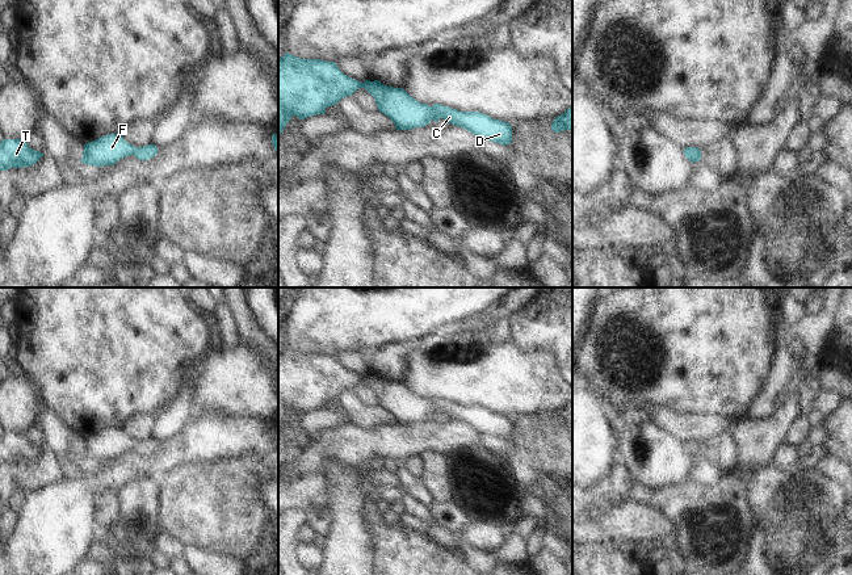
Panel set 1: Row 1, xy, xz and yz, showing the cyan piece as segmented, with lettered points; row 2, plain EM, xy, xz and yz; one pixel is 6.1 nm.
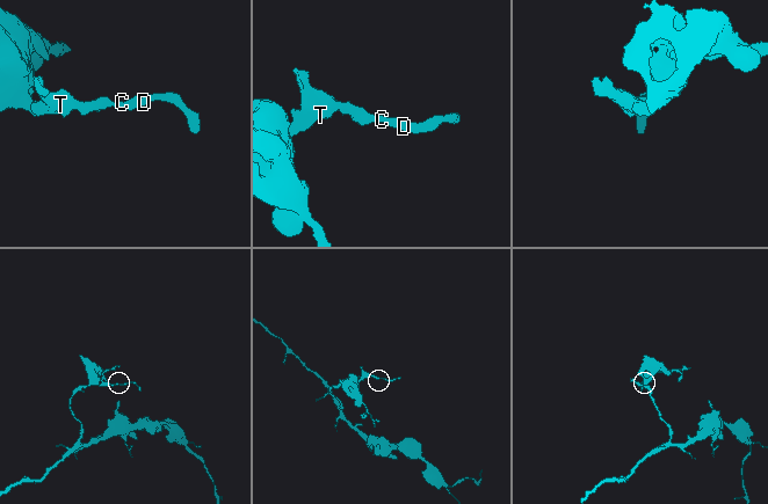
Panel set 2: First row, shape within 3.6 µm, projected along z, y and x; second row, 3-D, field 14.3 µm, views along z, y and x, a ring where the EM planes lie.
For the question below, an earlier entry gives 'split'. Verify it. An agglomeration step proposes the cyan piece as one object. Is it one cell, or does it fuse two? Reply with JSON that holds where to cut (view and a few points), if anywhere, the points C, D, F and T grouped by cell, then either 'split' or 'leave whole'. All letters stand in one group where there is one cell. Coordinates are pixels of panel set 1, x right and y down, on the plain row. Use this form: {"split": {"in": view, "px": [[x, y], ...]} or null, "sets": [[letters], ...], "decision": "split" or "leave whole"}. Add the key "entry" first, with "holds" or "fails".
{"entry": "fails", "split": null, "sets": [["C", "D", "F", "T"]], "decision": "leave whole"}

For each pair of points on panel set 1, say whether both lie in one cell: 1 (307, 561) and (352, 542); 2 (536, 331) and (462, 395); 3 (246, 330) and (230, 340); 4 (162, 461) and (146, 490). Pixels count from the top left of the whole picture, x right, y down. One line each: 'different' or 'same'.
1: different
2: different
3: different
4: different

